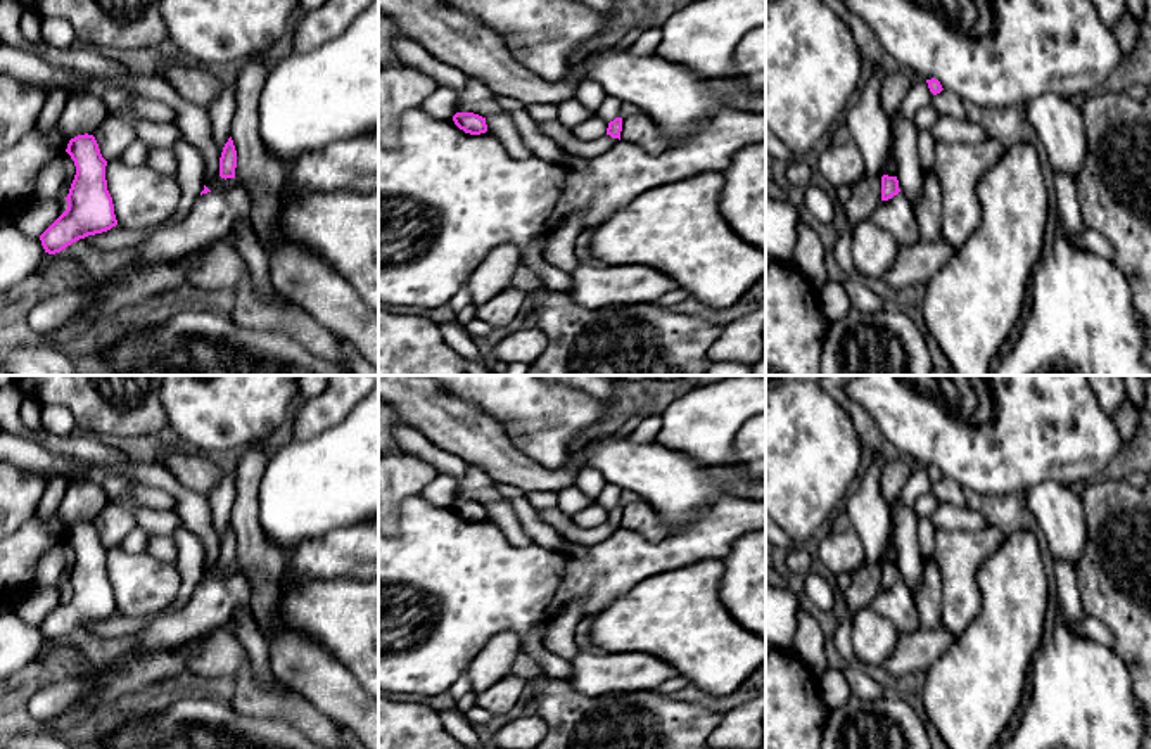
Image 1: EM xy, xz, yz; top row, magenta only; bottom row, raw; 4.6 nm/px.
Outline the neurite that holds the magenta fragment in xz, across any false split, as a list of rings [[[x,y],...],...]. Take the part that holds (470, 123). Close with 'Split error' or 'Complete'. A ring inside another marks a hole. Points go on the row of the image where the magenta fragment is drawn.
[[[456,112],[453,121],[460,130],[470,135],[480,135],[487,131],[486,118],[474,112]]]. Complete

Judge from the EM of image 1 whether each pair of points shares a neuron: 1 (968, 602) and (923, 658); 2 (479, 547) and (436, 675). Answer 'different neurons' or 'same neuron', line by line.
1: different neurons
2: same neuron

